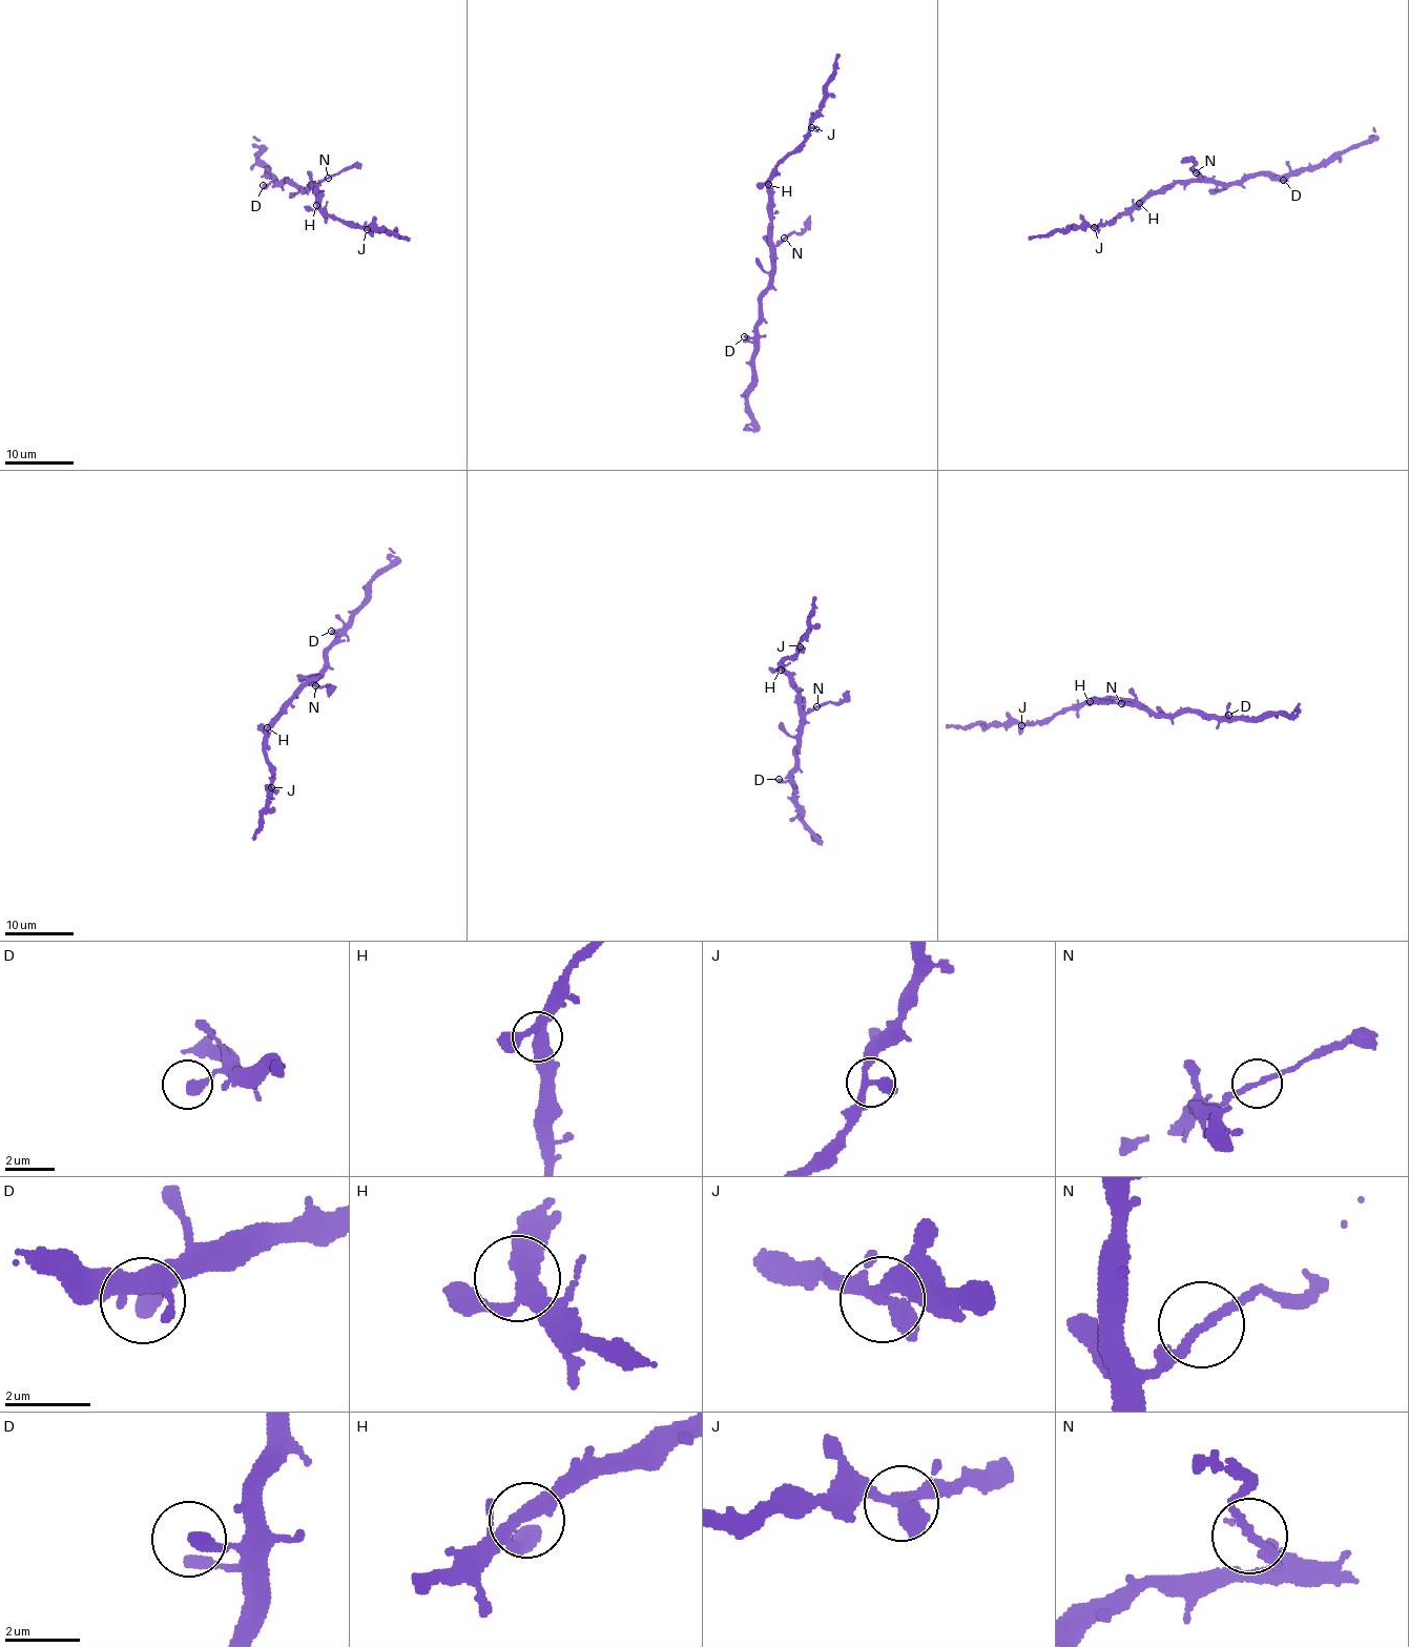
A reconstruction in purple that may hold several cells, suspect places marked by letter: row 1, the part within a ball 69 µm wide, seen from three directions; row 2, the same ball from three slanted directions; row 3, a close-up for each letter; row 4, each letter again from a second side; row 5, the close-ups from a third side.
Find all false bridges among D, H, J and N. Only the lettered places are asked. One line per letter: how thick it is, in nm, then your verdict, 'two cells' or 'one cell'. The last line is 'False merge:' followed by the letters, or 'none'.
D: 400 nm | one cell
H: 360 nm | one cell
J: 380 nm | one cell
N: 200 nm | two cells
False merge: N

